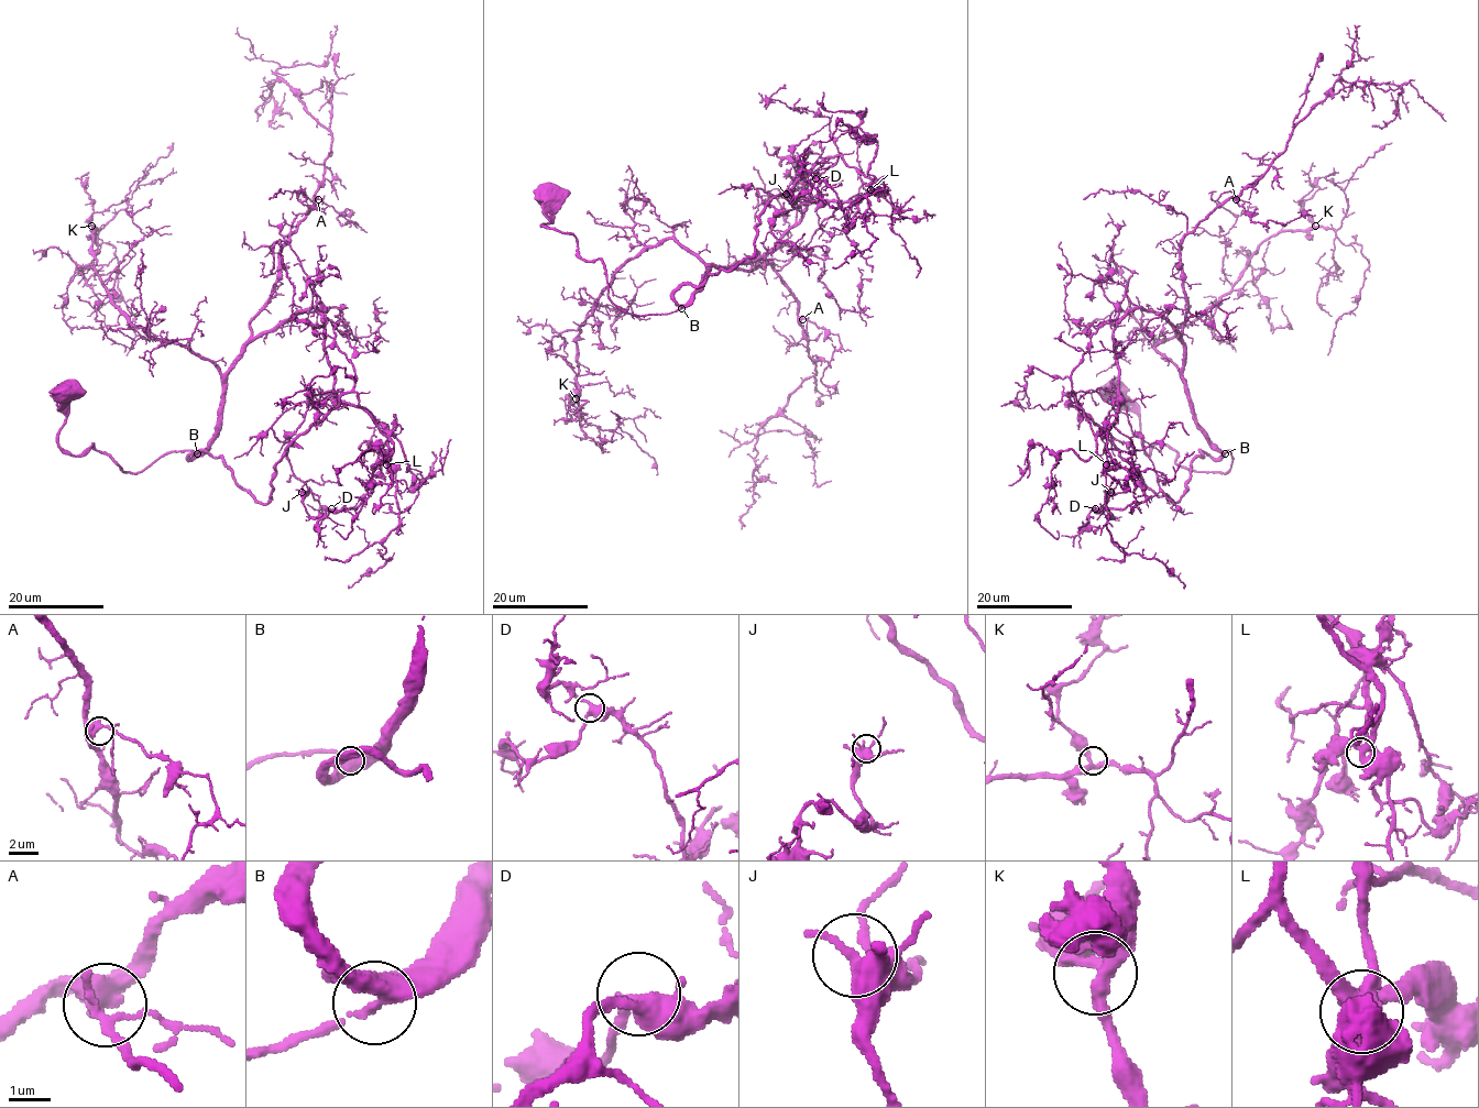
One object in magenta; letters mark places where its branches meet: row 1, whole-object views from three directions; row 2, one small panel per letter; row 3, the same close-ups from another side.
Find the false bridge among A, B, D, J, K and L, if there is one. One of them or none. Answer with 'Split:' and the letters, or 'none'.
Split: none

